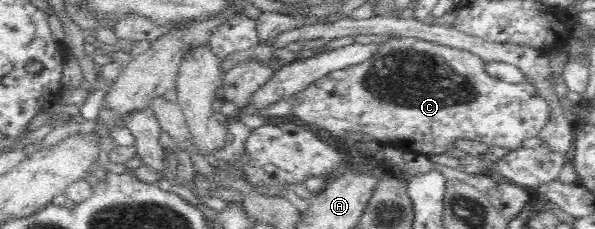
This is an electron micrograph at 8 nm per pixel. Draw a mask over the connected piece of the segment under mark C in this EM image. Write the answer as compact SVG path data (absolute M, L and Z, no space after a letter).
M400 37L379 45L376 57L352 67L333 71L295 94L292 115L307 123L327 129L337 139L347 139L349 133L371 135L379 143L390 144L398 151L449 153L457 139L481 141L489 147L506 147L509 151L523 148L523 141L539 136L552 116L551 105L529 82L509 83L485 72L487 62L476 54L423 41L417 37Z

